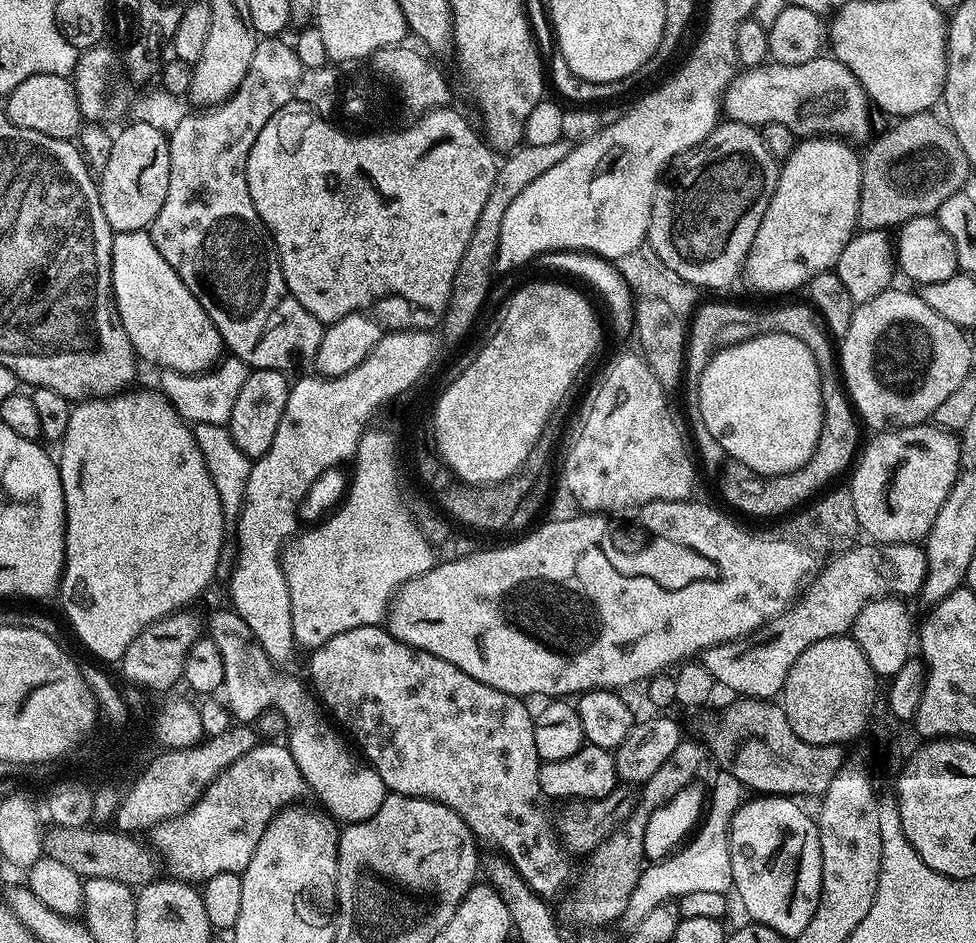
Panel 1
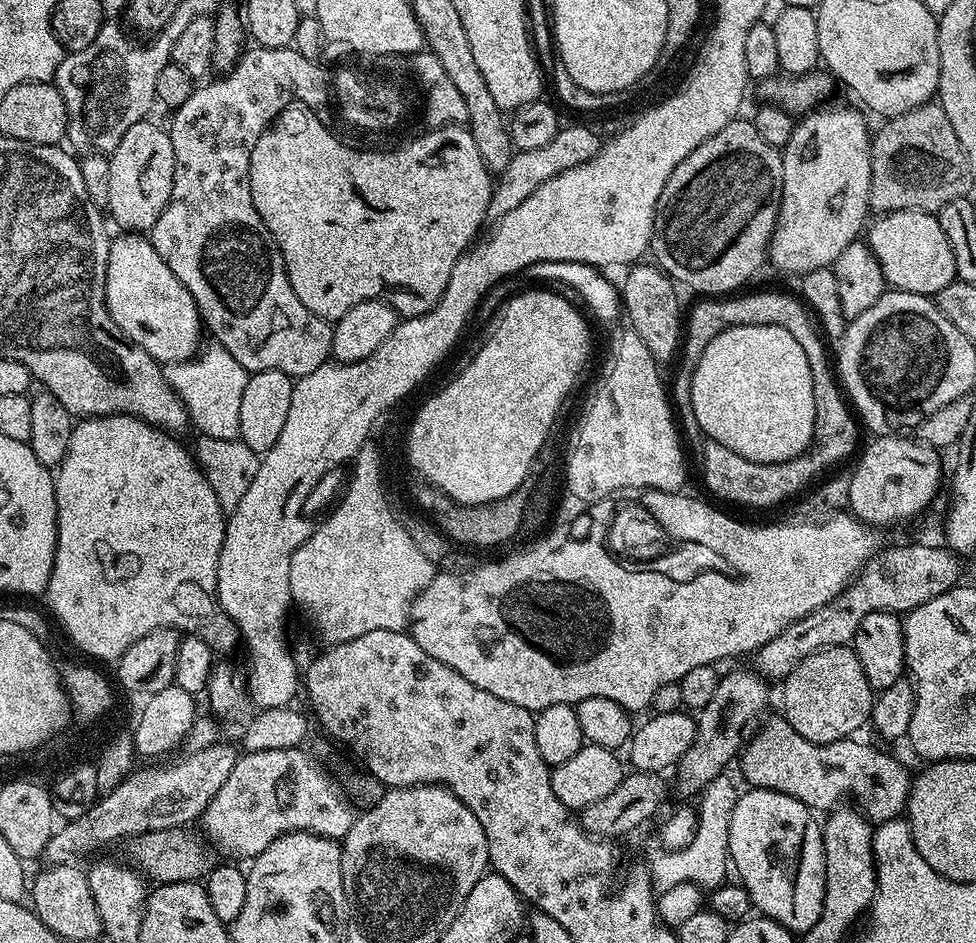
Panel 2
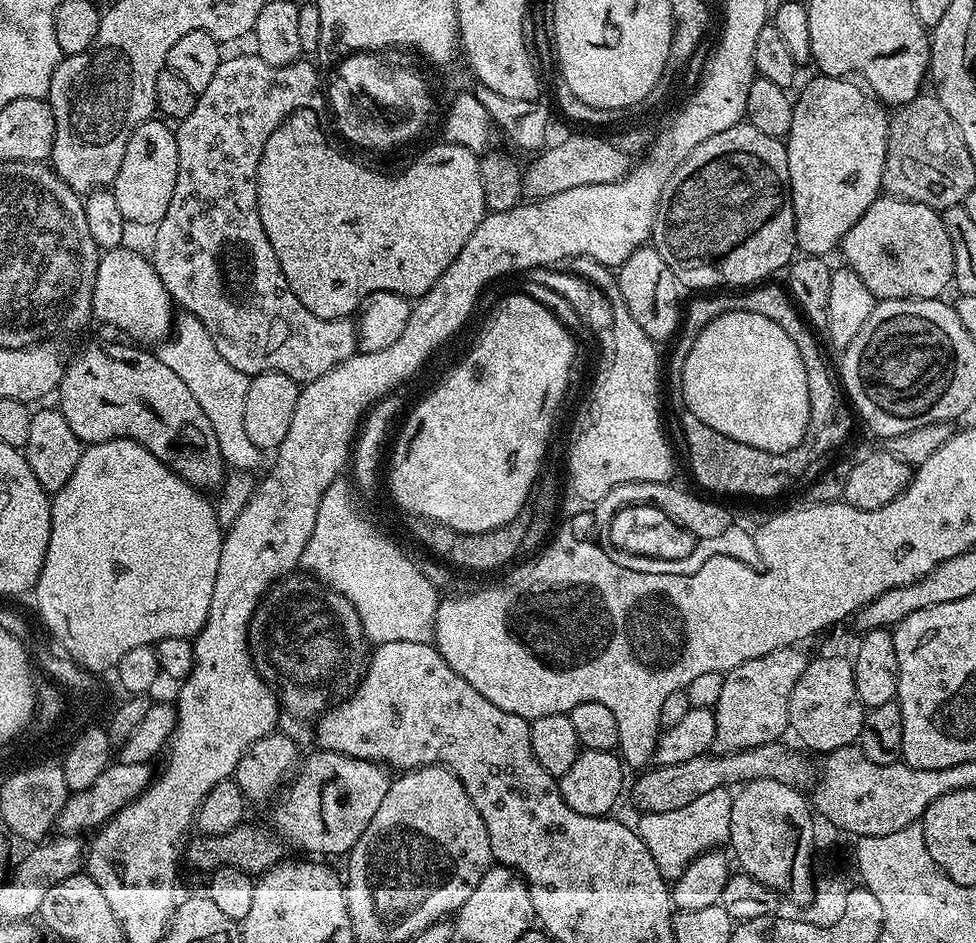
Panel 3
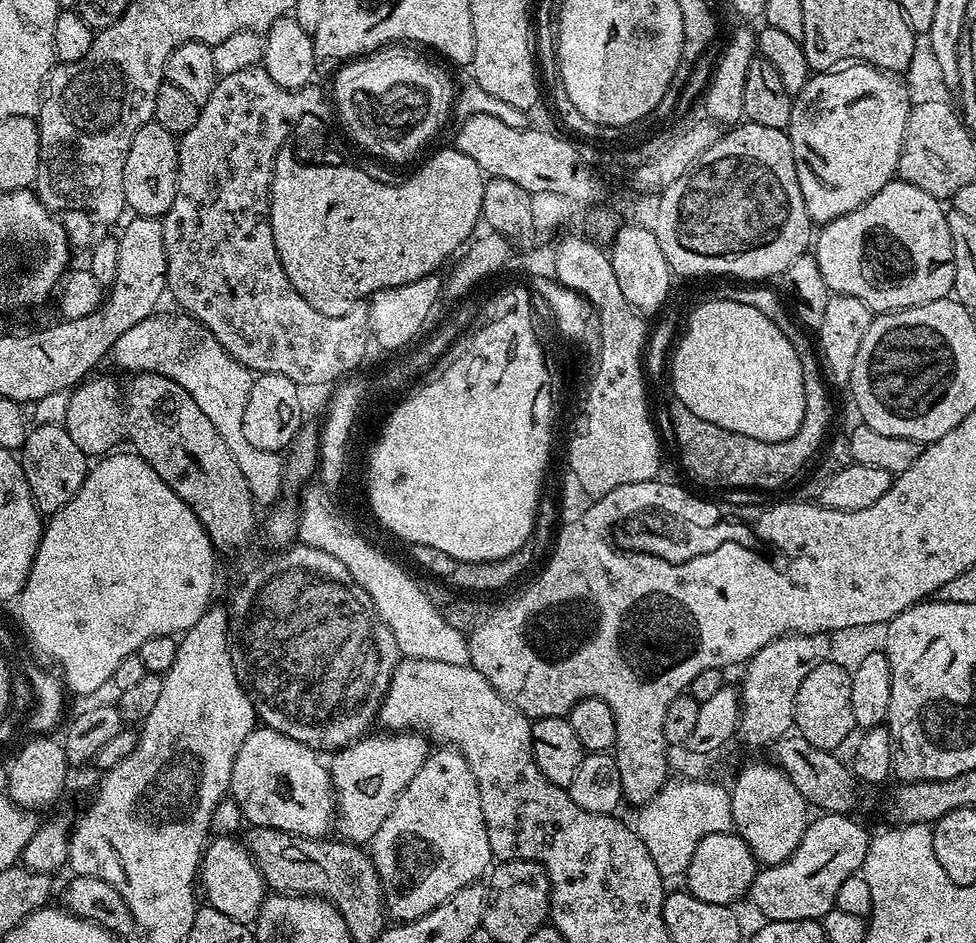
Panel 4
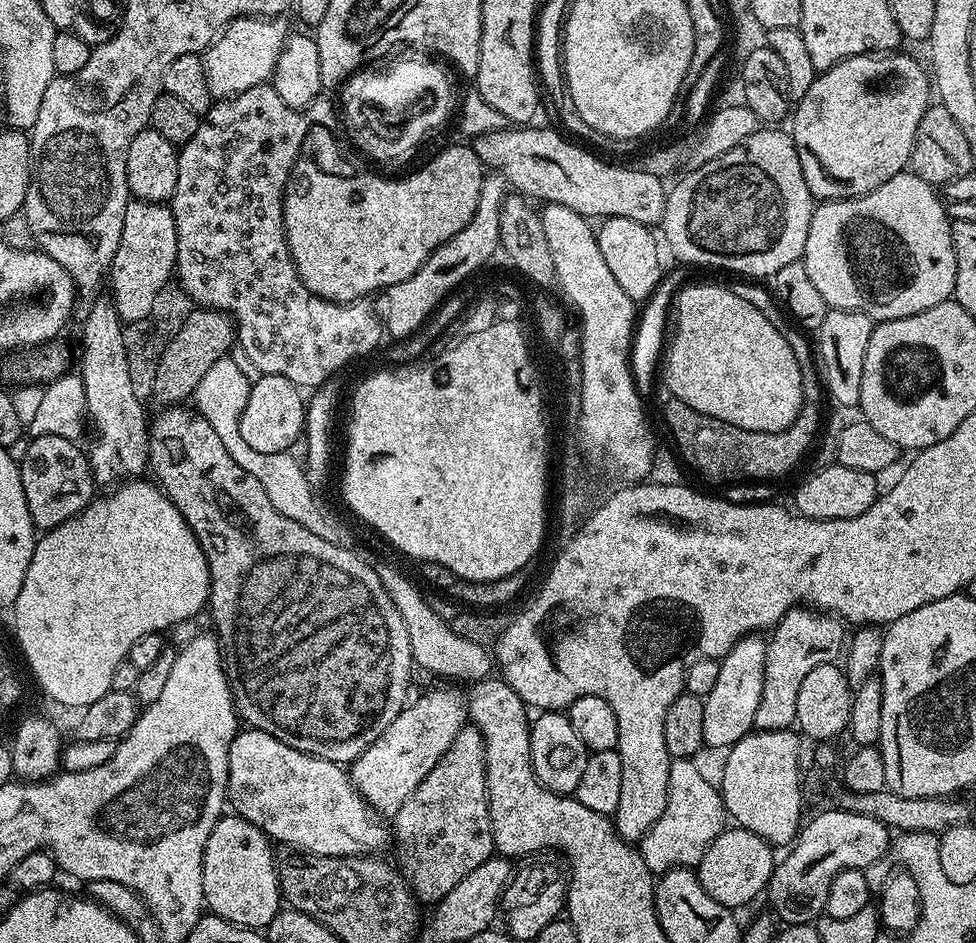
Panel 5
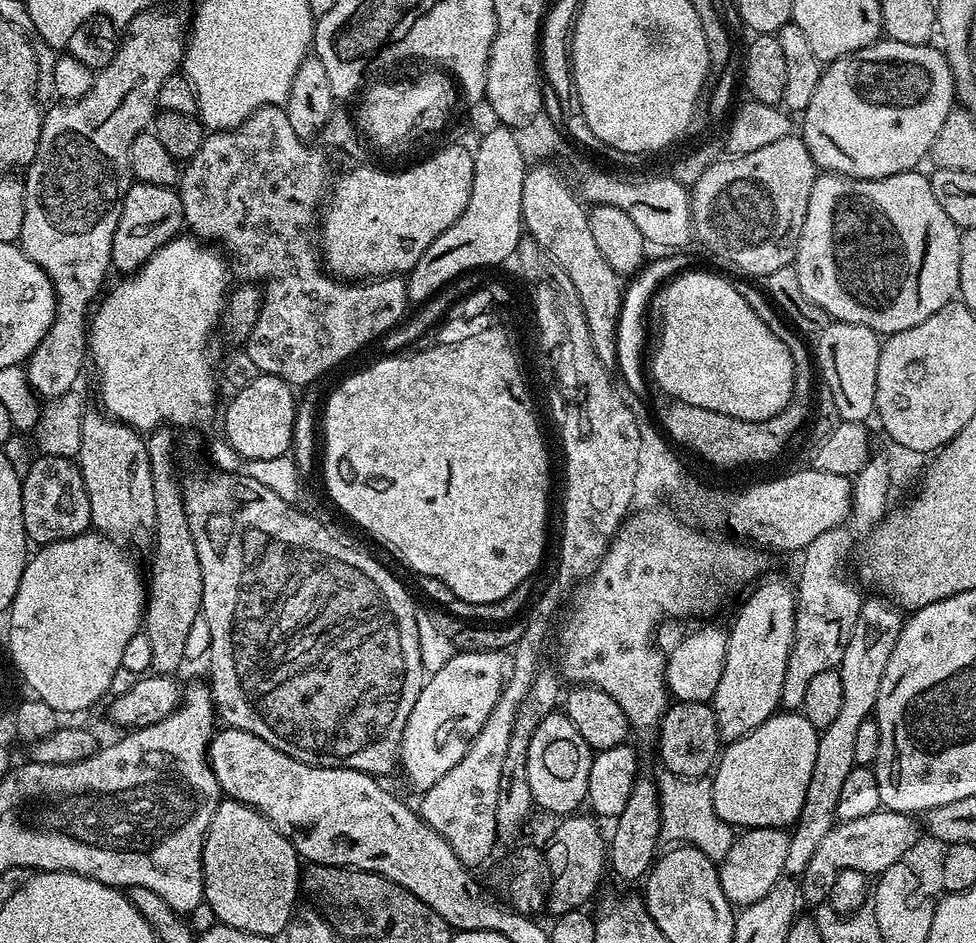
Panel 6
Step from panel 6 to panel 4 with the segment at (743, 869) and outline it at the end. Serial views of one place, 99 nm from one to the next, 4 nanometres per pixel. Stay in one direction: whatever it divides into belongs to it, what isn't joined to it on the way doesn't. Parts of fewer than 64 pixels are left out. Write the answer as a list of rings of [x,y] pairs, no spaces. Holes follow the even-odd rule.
[[[729,830],[710,834],[698,842],[694,854],[690,858],[690,866],[686,873],[686,890],[694,898],[711,904],[735,905],[739,896],[747,893],[754,882],[758,871],[756,855],[746,846],[746,842],[735,831]]]

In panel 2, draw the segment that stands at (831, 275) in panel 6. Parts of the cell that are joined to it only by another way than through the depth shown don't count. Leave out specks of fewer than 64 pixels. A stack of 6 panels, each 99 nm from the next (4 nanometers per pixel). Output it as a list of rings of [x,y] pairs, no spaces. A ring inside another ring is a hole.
[[[885,212],[874,220],[867,229],[866,243],[874,258],[878,258],[878,266],[882,266],[885,285],[898,292],[932,298],[956,279],[954,250],[950,250],[950,242],[946,234],[942,234],[939,219],[933,213]]]

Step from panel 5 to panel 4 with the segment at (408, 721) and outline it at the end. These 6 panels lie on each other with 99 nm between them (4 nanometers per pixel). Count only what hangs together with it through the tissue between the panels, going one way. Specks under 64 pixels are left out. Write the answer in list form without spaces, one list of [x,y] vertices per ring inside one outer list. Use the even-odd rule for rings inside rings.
[[[393,732],[391,734],[380,734],[384,736],[365,735],[356,741],[355,744],[349,744],[348,747],[339,749],[331,757],[330,775],[332,778],[332,787],[334,789],[334,828],[347,843],[357,846],[367,845],[378,834],[378,826],[386,822],[386,814],[394,806],[394,802],[402,794],[402,790],[418,774],[422,762],[430,751],[430,744],[425,737],[411,732]]]

